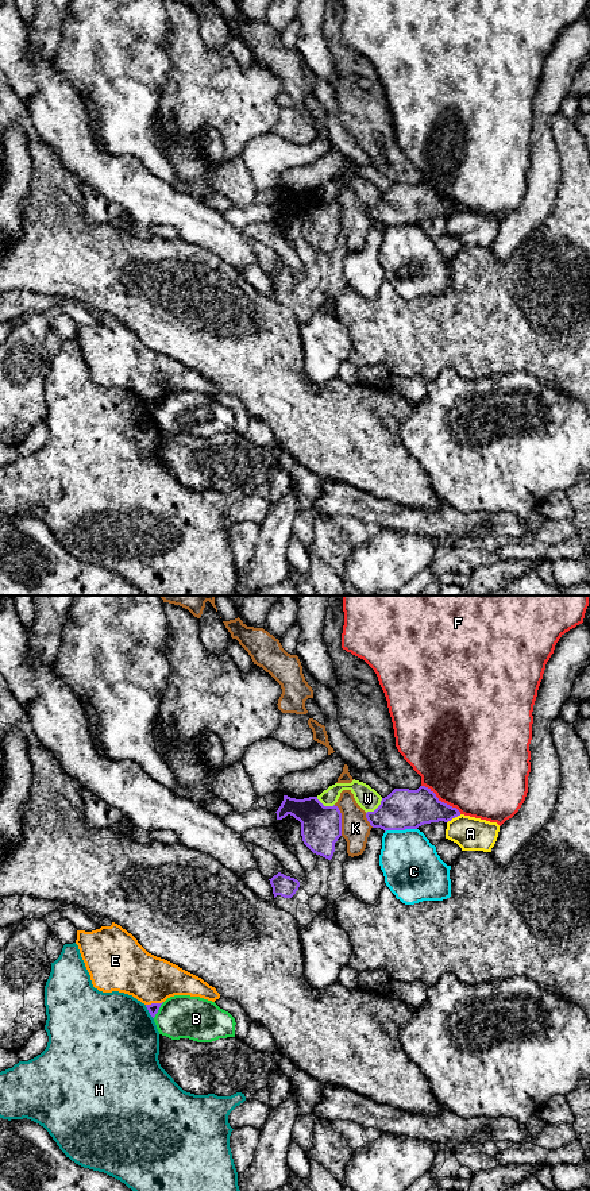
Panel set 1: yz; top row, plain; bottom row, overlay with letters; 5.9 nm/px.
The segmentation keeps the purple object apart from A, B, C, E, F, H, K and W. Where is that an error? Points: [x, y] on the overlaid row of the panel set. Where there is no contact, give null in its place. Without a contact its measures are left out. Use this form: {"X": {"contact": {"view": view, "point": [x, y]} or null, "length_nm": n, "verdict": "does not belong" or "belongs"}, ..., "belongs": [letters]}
{"A": {"contact": {"view": "yz", "point": [454, 817]}, "length_nm": 100, "verdict": "does not belong"}, "B": {"contact": {"view": "yz", "point": [158, 1009]}, "length_nm": 120, "verdict": "does not belong"}, "C": {"contact": {"view": "yz", "point": [400, 829]}, "length_nm": 190, "verdict": "does not belong"}, "E": {"contact": {"view": "yz", "point": [154, 1003]}, "length_nm": 110, "verdict": "does not belong"}, "F": {"contact": {"view": "yz", "point": [440, 801]}, "length_nm": 300, "verdict": "does not belong"}, "H": {"contact": {"view": "yz", "point": [149, 1012]}, "length_nm": 100, "verdict": "does not belong"}, "K": {"contact": {"view": "yz", "point": [340, 820]}, "length_nm": 190, "verdict": "does not belong"}, "W": {"contact": {"view": "yz", "point": [377, 808]}, "length_nm": 140, "verdict": "does not belong"}, "belongs": []}

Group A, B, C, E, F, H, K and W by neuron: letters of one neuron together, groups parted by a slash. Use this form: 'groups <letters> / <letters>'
groups A / B / C / E / F / H / K / W

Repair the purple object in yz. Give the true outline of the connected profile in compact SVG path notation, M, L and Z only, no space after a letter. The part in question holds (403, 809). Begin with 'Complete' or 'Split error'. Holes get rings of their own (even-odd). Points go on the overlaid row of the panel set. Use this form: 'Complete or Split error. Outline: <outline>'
Complete. Outline: M420 786L417 790L394 789L382 798L374 812L367 812L366 818L373 828L386 830L417 829L424 824L444 821L460 816L456 808L441 802L436 794Z

